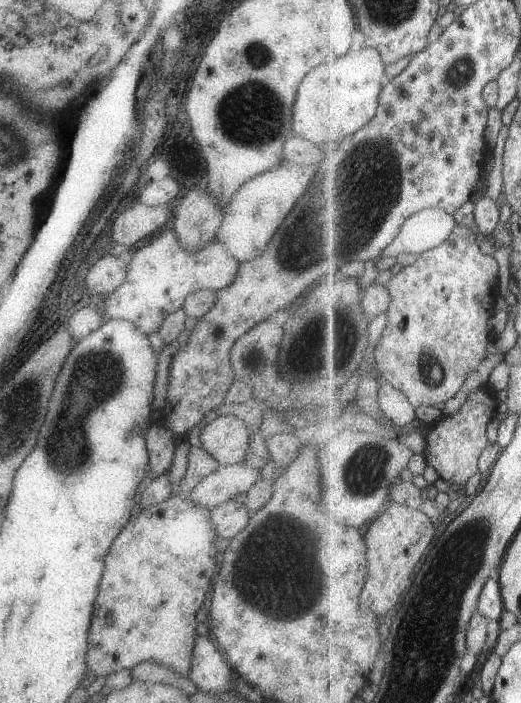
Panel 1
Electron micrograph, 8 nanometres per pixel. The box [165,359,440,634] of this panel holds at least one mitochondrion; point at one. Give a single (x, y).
(299, 589)

